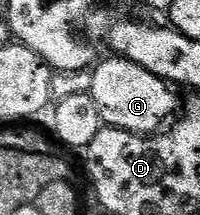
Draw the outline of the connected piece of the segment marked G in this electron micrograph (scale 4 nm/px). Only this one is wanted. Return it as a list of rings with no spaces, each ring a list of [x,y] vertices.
[[[110,55],[107,58],[107,61],[99,60],[93,66],[89,92],[96,107],[100,107],[103,126],[143,135],[159,132],[179,112],[180,97],[178,101],[177,95],[173,93],[175,90],[163,78],[152,75],[152,71],[125,57]]]

